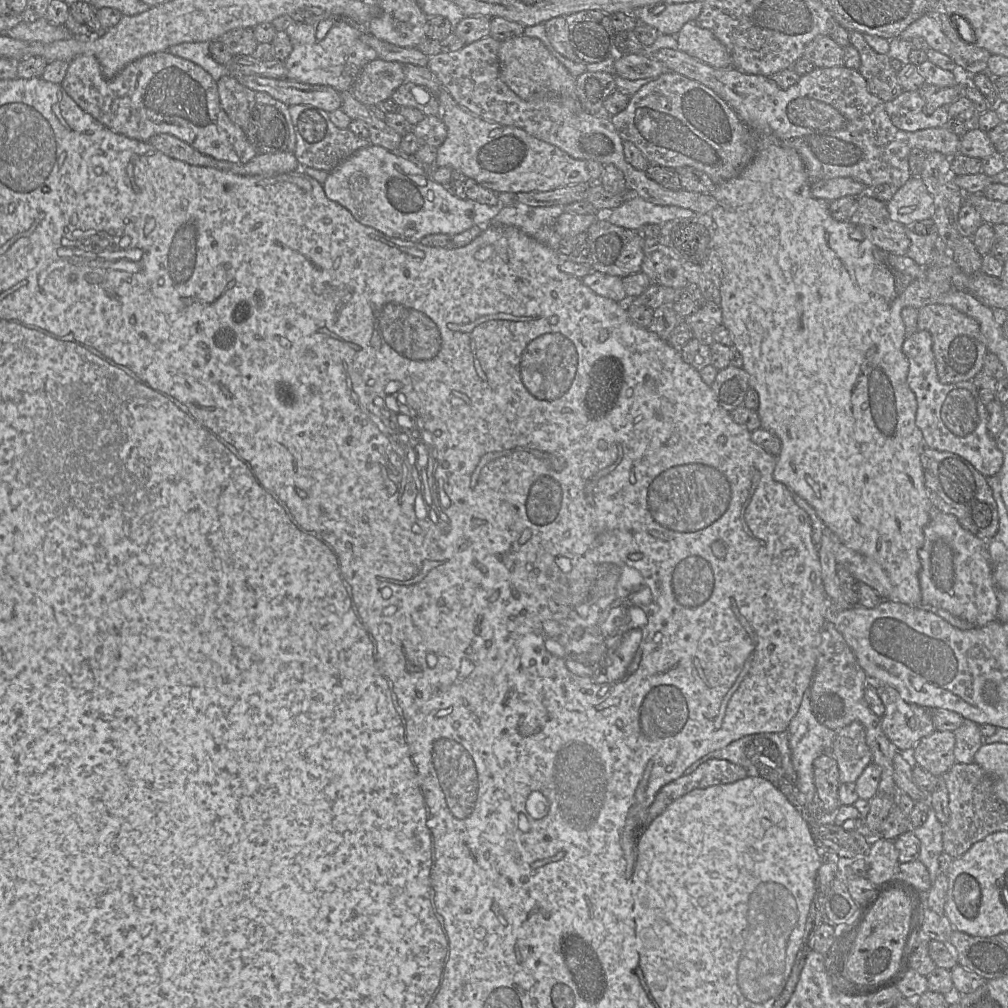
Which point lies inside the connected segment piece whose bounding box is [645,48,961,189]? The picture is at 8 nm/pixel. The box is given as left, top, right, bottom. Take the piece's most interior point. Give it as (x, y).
(839, 129)

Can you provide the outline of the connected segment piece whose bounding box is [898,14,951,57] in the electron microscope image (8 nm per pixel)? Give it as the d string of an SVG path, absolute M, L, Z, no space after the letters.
M932 14L922 15L902 31L898 37L905 40L923 37L932 49L951 56L950 41Z

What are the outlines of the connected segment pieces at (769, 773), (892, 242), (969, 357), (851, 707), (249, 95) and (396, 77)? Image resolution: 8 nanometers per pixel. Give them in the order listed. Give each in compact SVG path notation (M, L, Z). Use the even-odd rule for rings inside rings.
M787 732L759 733L744 736L728 744L726 747L710 752L689 766L683 773L692 773L695 769L709 759L722 759L744 767L748 776L758 776L773 784L788 801L802 814L805 803L798 789L798 778L792 764L791 750Z
M869 192L858 197L856 210L850 221L860 226L865 236L883 251L906 255L911 243L906 234L907 227L892 220L886 203Z
M931 304L918 310L918 329L929 332L933 339L933 354L939 381L955 384L972 381L984 368L987 348L979 324L950 305Z
M827 620L822 629L816 666L810 684L813 713L822 725L835 732L854 721L862 723L866 731L866 742L872 753L872 762L881 769L878 792L899 796L893 778L893 758L898 750L884 734L881 728L881 717L876 716L868 707L864 699L866 687L866 673L843 636L836 630L834 624Z
M224 75L217 81L217 90L219 101L222 109L225 111L229 119L239 127L245 125L249 116L256 105L256 92L242 84L232 75Z
M377 58L360 72L351 87L351 93L367 107L391 98L405 81L404 64Z

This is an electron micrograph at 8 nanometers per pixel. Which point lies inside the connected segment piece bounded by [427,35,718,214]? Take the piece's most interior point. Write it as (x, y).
(471, 75)

